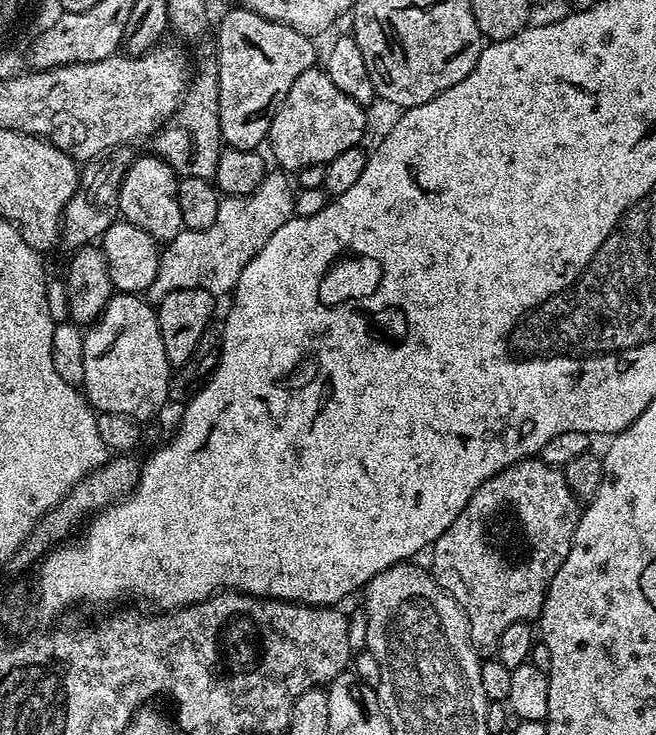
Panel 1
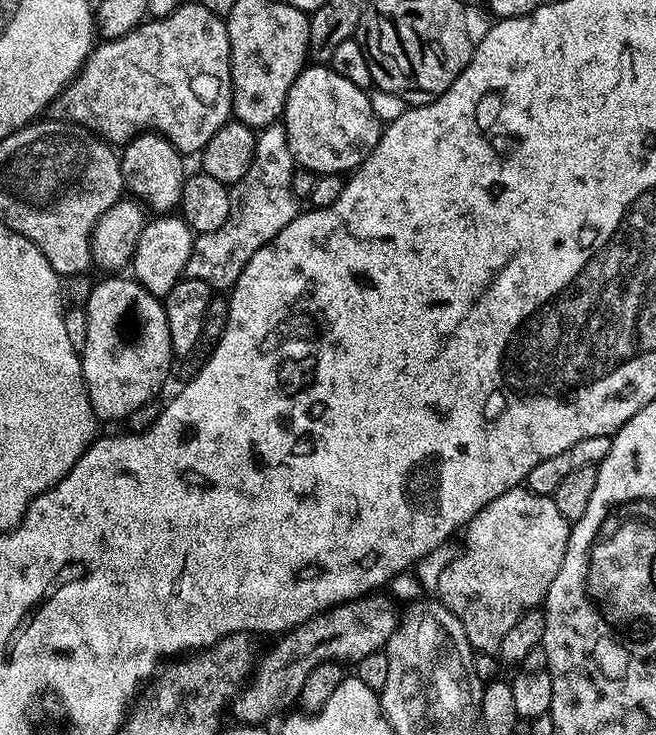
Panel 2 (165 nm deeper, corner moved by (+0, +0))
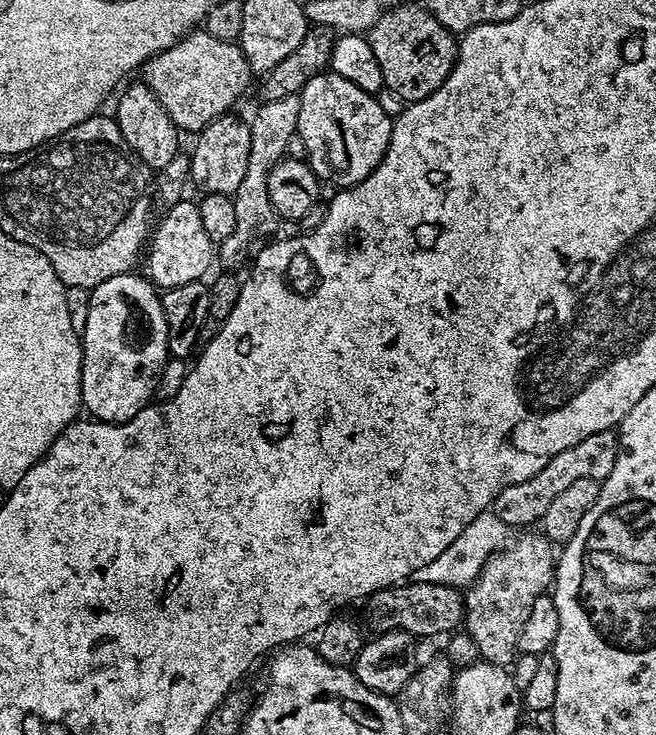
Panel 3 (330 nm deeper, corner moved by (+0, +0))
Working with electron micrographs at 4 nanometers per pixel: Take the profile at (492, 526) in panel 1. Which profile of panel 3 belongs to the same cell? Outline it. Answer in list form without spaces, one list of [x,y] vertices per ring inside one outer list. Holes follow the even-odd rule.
[[[528,530],[507,546],[489,555],[484,567],[464,592],[463,627],[478,642],[481,661],[508,666],[517,658],[518,634],[534,602],[553,587],[557,549],[547,536]]]

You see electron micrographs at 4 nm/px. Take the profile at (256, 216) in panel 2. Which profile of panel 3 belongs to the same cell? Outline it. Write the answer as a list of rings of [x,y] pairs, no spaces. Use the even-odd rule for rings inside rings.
[[[299,95],[265,100],[259,105],[261,108],[250,116],[250,162],[246,162],[246,178],[242,178],[242,186],[238,186],[234,194],[234,214],[238,223],[234,226],[234,234],[218,246],[218,260],[228,267],[225,269],[236,270],[232,268],[239,264],[247,265],[250,258],[261,252],[265,244],[277,235],[278,217],[270,202],[268,175],[276,163],[285,159],[287,152],[284,151],[296,136],[299,105]]]

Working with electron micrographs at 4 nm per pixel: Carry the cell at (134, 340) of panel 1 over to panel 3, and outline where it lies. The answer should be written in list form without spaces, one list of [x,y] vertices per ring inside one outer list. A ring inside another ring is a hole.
[[[125,274],[106,278],[91,289],[90,314],[86,314],[86,326],[82,333],[82,370],[80,371],[80,402],[89,417],[102,424],[125,424],[155,397],[158,378],[168,363],[168,339],[166,318],[160,305],[157,289],[143,275]]]

